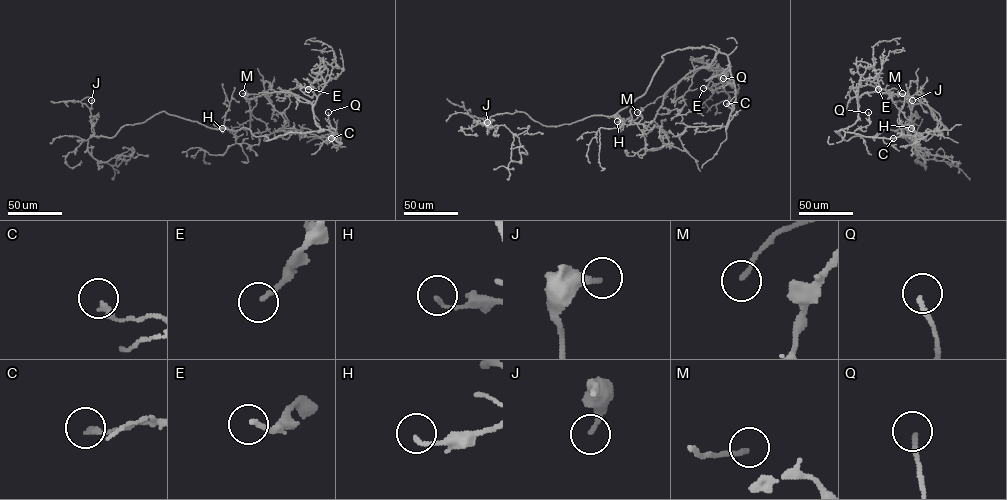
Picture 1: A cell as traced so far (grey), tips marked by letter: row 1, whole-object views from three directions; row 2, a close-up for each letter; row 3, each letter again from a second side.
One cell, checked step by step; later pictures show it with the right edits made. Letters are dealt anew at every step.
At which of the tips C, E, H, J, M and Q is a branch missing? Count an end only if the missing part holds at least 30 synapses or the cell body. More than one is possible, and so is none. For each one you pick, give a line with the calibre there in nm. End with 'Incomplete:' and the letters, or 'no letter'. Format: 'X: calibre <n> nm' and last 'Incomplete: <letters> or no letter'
Incomplete: no letter

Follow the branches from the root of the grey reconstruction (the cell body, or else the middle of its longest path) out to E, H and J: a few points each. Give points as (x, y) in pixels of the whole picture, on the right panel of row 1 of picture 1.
E: (879, 133), (854, 136), (846, 140), (837, 132), (851, 126), (858, 118), (860, 77), (874, 82), (878, 89)
H: (879, 133), (886, 127), (895, 131), (905, 126), (911, 128)
J: (879, 133), (886, 127), (906, 129), (916, 111), (911, 123), (902, 125), (903, 137), (909, 135), (912, 100)

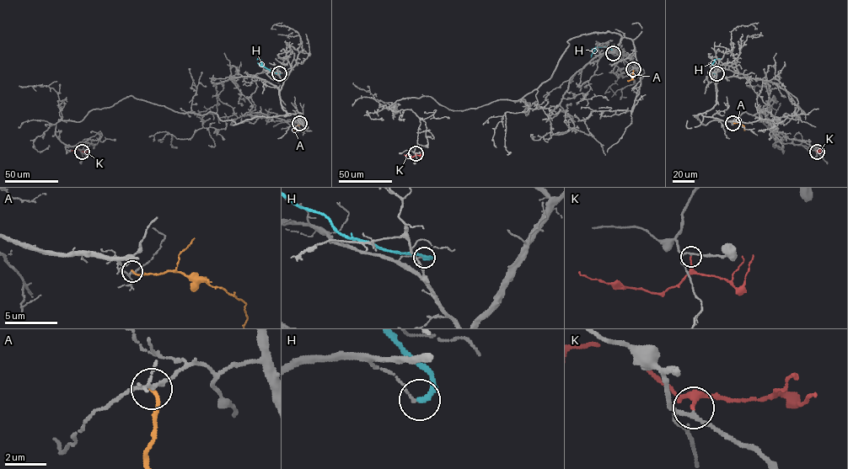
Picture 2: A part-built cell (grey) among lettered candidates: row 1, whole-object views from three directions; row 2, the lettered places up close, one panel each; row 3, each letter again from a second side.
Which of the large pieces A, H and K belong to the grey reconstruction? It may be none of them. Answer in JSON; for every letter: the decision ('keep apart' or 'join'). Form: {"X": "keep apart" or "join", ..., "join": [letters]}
{"A": "keep apart", "H": "keep apart", "K": "join", "join": ["K"]}

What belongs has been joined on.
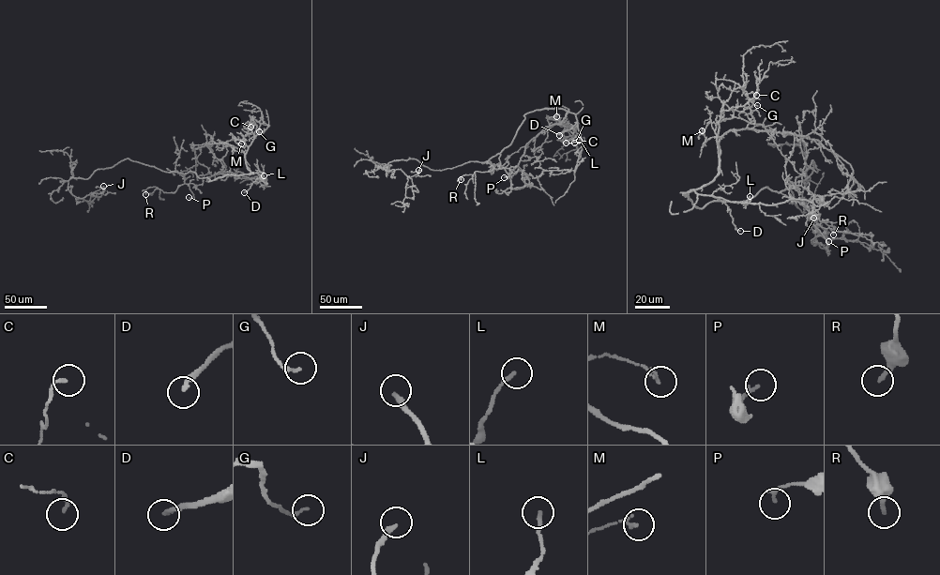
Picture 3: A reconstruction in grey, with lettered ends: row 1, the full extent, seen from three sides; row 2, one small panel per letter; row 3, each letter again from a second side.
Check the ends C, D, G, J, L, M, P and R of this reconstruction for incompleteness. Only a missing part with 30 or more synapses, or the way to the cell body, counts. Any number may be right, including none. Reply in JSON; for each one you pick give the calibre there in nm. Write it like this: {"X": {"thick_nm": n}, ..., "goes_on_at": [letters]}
{"D": {"thick_nm": 190}, "J": {"thick_nm": 200}, "goes_on_at": ["D", "J"]}

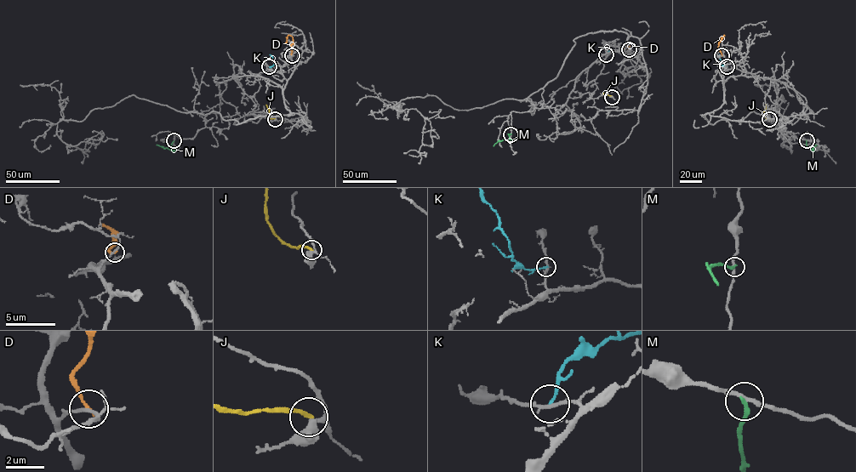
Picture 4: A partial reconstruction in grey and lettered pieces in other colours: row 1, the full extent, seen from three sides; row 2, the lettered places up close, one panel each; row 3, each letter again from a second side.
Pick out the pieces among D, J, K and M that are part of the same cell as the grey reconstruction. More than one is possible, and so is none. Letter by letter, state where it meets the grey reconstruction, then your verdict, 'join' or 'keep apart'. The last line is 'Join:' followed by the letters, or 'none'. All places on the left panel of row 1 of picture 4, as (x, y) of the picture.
D: meets grey at (292, 55); keep apart
J: meets grey at (275, 119); keep apart
K: meets grey at (269, 66); keep apart
M: meets grey at (174, 140); keep apart
Join: none

